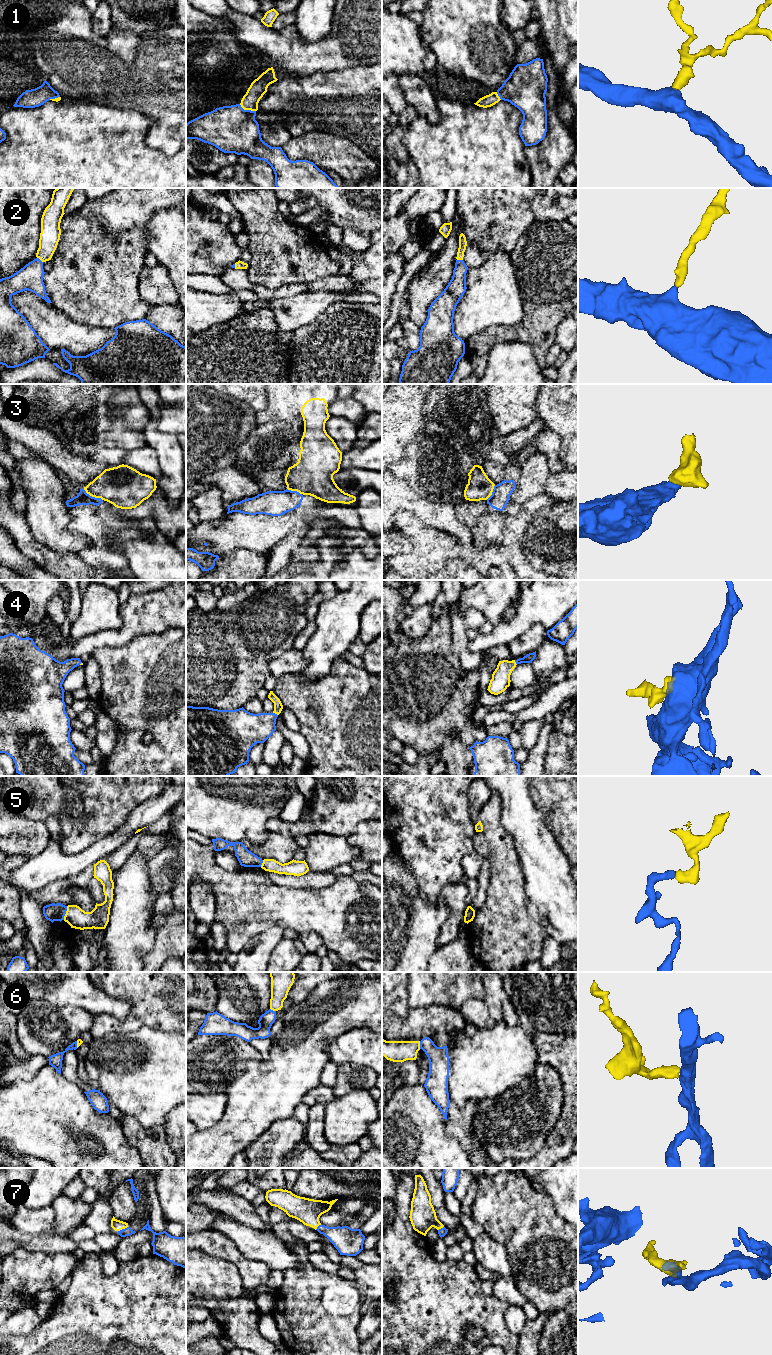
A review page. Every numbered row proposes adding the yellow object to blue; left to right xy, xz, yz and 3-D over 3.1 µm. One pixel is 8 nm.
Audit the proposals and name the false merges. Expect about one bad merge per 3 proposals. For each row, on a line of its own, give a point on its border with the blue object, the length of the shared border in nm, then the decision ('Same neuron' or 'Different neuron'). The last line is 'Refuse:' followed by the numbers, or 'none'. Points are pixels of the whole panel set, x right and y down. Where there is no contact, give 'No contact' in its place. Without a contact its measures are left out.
1: Touches blue at xz (247, 110). Shared border 150 nm. Same neuron
2: Touches blue at xy (40, 260). Shared border 60 nm. Same neuron
3: Touches blue at xy (91, 496). Shared border 190 nm. Different neuron
4: Touches blue at xz (274, 713). Shared border 50 nm. Same neuron
5: Touches blue at xy (65, 913). Shared border 120 nm. Different neuron
6: Touches blue at yz (420, 1045). Shared border 60 nm. Different neuron
7: Touches blue at xy (122, 1229). Shared border 90 nm. Same neuron
Refuse: 3, 5, 6

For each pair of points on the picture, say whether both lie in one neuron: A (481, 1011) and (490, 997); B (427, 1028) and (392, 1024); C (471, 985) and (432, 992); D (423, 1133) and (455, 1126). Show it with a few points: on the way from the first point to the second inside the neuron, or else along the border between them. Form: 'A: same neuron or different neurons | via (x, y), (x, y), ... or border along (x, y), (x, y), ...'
A: different neurons | border along (482, 999), (487, 1006), (490, 1017), (496, 1023)
B: same neuron | via (418, 1028), (401, 1028)
C: same neuron | via (461, 985), (442, 985)
D: different neurons | border along (445, 1120), (445, 1130), (461, 1146)

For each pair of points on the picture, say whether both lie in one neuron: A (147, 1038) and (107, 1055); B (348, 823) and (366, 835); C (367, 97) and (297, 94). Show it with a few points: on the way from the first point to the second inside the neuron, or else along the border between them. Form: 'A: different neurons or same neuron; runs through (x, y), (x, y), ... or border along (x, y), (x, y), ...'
A: same neuron; runs through (137, 1048), (130, 1055), (117, 1055)
B: different neurons; border along (371, 819), (361, 821), (357, 828), (346, 838)
C: same neuron; runs through (350, 97), (314, 97)

